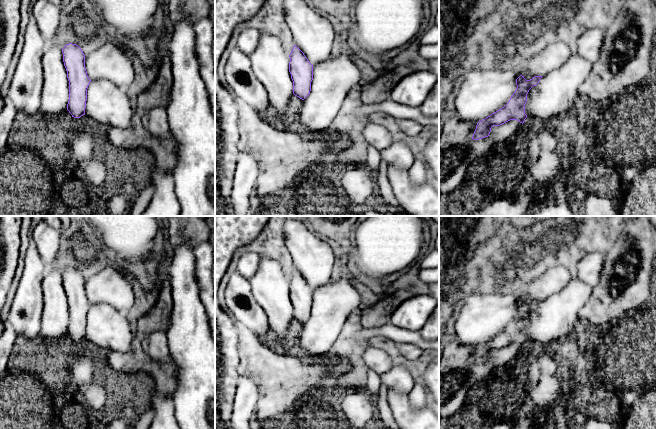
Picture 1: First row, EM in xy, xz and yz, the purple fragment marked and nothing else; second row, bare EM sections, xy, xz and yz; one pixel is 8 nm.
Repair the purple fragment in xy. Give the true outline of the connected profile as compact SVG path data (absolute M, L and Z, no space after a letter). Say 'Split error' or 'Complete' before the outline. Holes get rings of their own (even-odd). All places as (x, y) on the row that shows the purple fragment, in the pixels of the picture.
Split error. M76 44L62 49L69 81L67 110L74 118L87 115L106 127L129 128L134 115L127 90L108 80L91 81L85 68L85 55Z

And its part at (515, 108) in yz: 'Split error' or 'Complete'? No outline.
Split error

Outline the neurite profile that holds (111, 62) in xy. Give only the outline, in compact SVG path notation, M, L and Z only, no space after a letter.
M112 37L85 57L85 68L91 81L108 80L127 90L134 80L134 70L127 47Z

